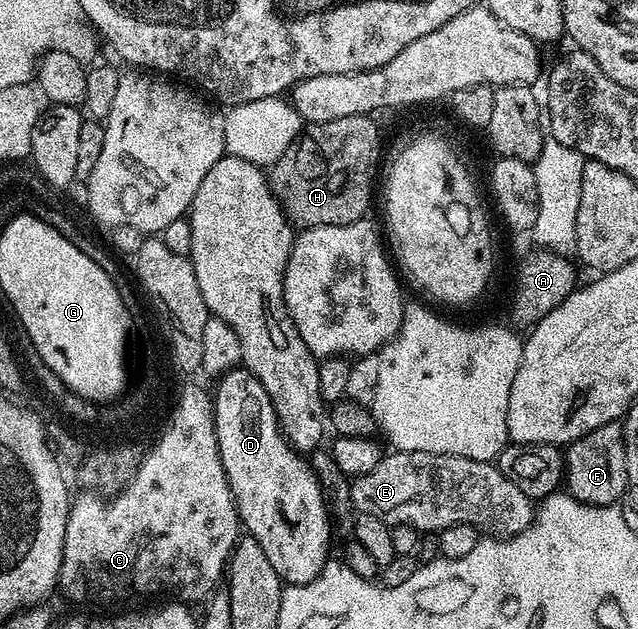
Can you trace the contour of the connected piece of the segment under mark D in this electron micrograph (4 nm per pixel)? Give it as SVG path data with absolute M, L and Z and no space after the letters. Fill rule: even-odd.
M245 369L226 371L217 383L218 388L212 391L214 428L230 492L234 495L234 504L238 506L241 526L250 530L247 531L249 538L260 541L260 549L264 549L272 569L276 569L283 584L310 583L331 558L332 516L322 495L321 485L309 462L282 436L272 401L268 393L264 393L264 385L260 385L252 372Z

